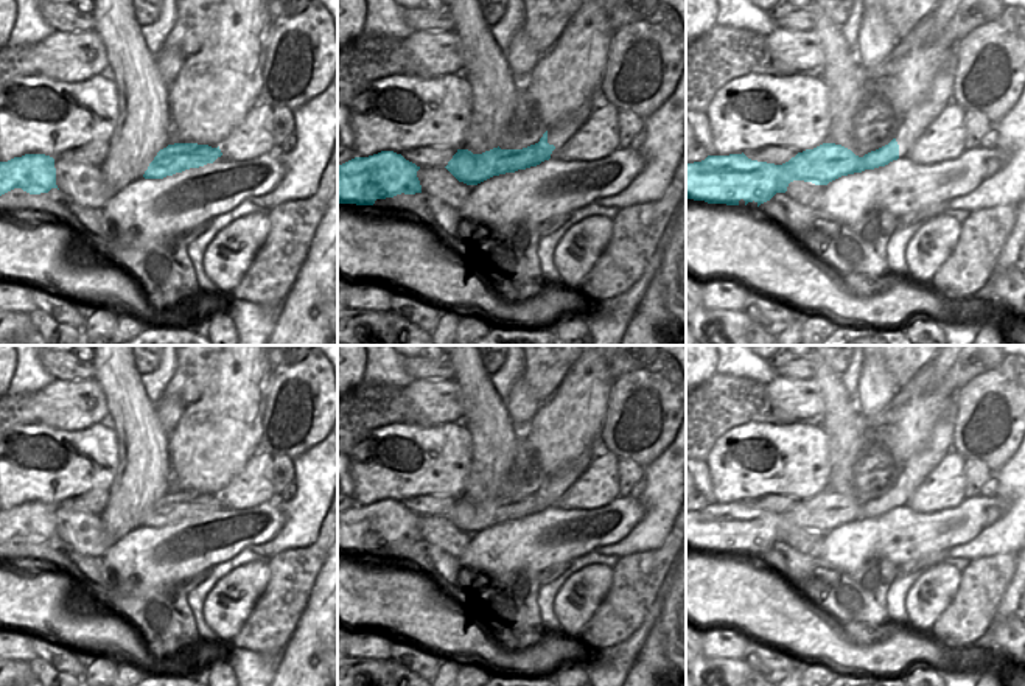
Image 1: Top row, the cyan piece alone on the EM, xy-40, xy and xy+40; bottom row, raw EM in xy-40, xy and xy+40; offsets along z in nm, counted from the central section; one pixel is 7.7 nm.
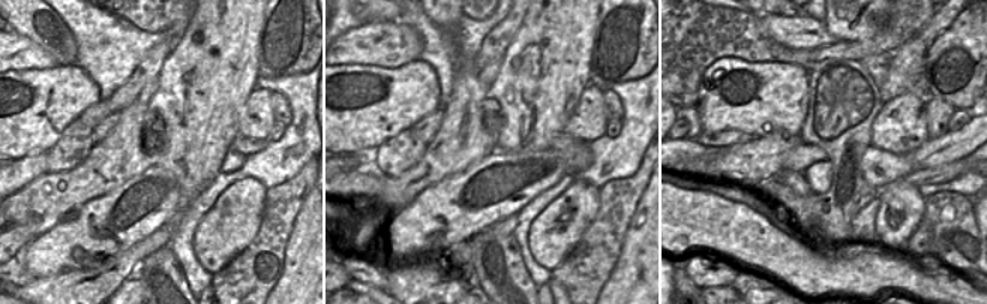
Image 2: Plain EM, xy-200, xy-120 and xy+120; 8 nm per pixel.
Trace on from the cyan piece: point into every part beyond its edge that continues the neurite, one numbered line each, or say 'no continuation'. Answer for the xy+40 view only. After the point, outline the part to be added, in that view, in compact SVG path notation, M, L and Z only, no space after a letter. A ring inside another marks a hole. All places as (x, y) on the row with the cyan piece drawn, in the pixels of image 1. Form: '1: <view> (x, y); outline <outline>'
no continuation

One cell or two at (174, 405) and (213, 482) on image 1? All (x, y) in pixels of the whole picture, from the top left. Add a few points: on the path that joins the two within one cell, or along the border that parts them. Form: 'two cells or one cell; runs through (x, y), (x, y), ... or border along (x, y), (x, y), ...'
two cells; border along (185, 405), (176, 428), (170, 434)

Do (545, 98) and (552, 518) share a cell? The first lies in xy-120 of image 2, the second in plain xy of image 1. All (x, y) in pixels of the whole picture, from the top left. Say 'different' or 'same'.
different

